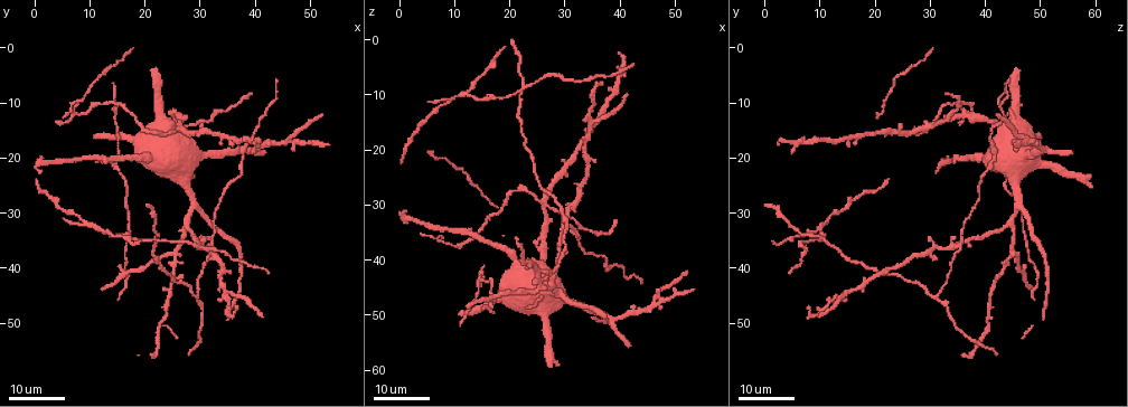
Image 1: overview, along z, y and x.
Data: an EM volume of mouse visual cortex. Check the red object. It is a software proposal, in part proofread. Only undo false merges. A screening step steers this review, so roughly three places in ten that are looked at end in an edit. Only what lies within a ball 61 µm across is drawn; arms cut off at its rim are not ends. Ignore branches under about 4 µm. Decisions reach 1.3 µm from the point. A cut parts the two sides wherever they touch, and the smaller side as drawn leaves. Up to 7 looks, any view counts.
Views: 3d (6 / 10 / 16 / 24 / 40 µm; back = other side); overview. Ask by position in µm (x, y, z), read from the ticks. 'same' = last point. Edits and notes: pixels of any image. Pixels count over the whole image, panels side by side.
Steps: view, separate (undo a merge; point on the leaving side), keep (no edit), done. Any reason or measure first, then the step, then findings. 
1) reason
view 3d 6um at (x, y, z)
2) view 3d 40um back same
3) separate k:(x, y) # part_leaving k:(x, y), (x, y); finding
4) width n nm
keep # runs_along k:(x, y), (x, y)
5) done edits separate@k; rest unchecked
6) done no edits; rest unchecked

view 3d 24um at (26.0, 15.0, 29.5)

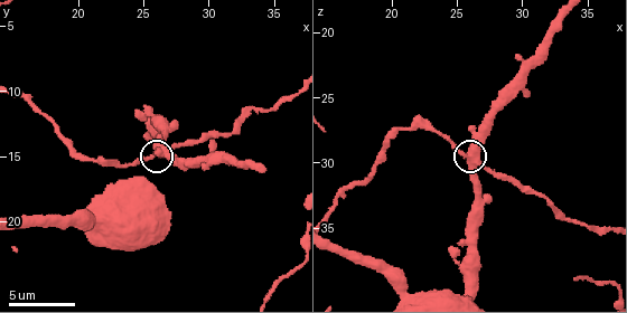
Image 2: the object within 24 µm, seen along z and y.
view 3d 10um same

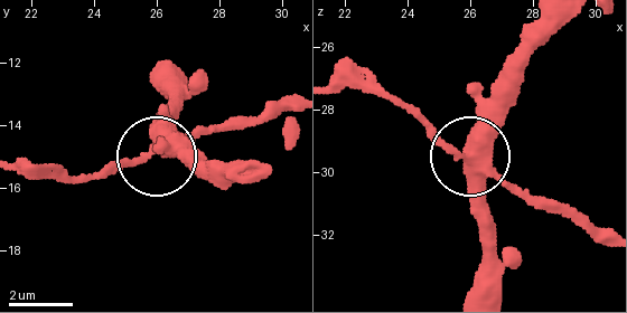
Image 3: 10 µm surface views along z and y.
width 380 nm
separate 3:(130, 161) # part_leaving 3:(478, 162), (393, 103), (337, 89); two cells meet here

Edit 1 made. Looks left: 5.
view overview

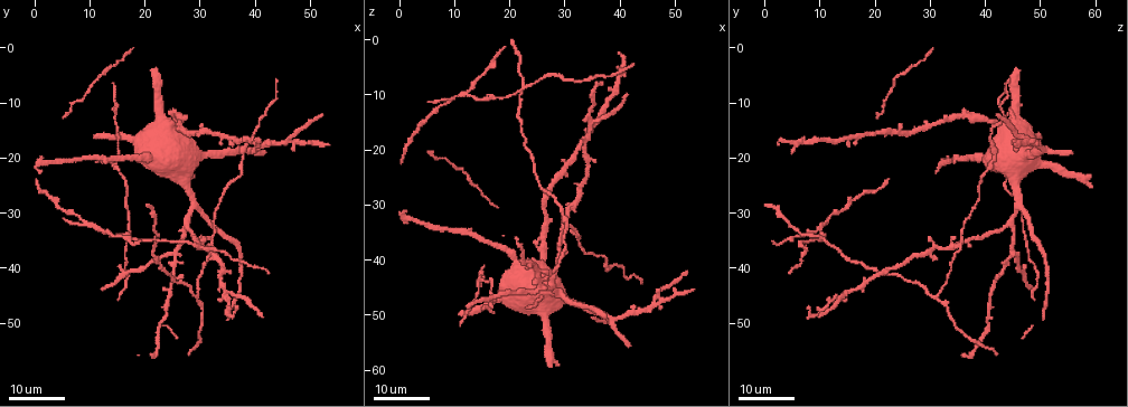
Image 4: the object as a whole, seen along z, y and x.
branch point
view 3d 24um at (27.0, 32.0, 44.5)

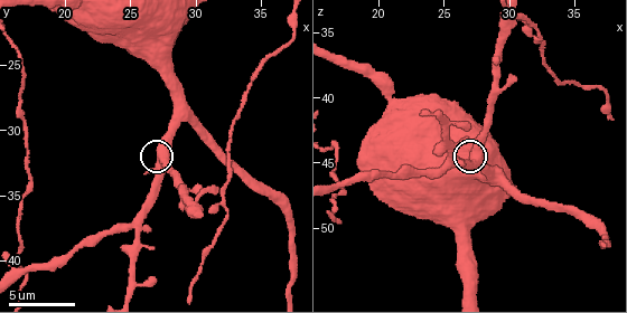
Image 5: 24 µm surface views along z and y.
view 3d 10um same

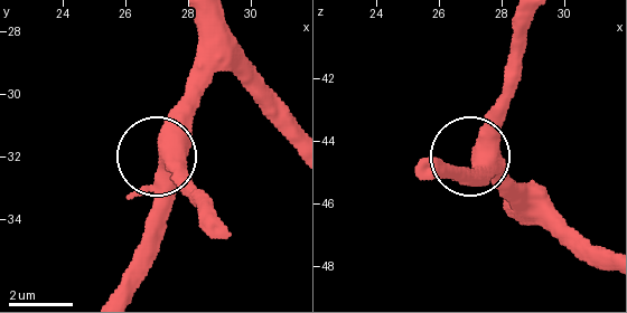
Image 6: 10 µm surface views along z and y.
width 460 nm
keep # continuous, no second cell

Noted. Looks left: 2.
view 3d 16um at (29.5, 45.0, 31.0)

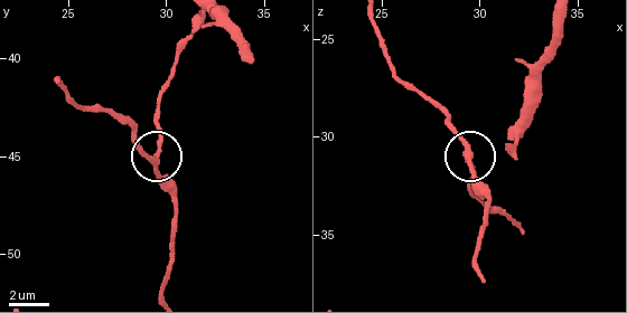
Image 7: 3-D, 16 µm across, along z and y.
view 3d 6um at (29.5, 45.4, 31.0)

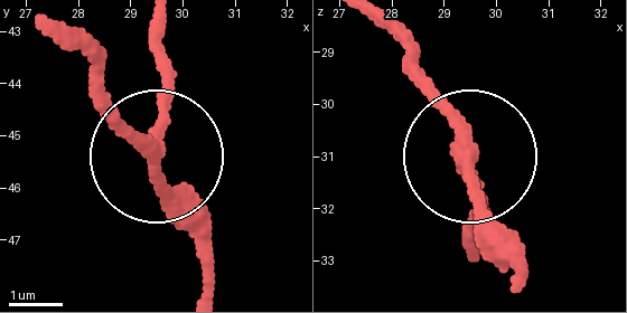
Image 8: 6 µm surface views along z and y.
keep # continuous, no second cell

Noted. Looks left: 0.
done edits separate@3; rest unchecked

